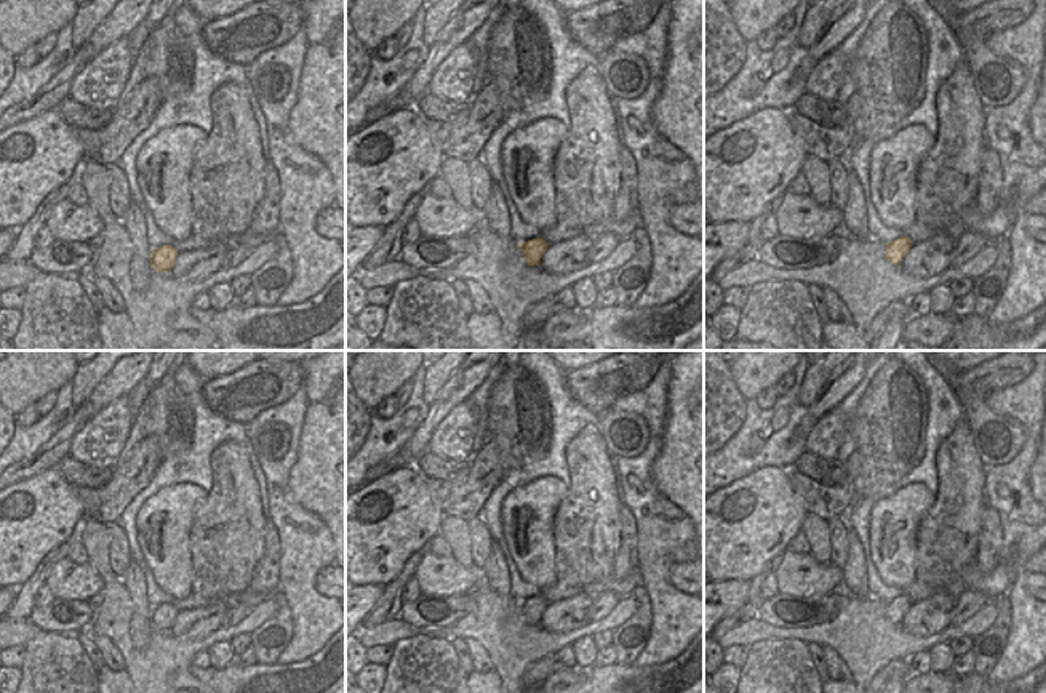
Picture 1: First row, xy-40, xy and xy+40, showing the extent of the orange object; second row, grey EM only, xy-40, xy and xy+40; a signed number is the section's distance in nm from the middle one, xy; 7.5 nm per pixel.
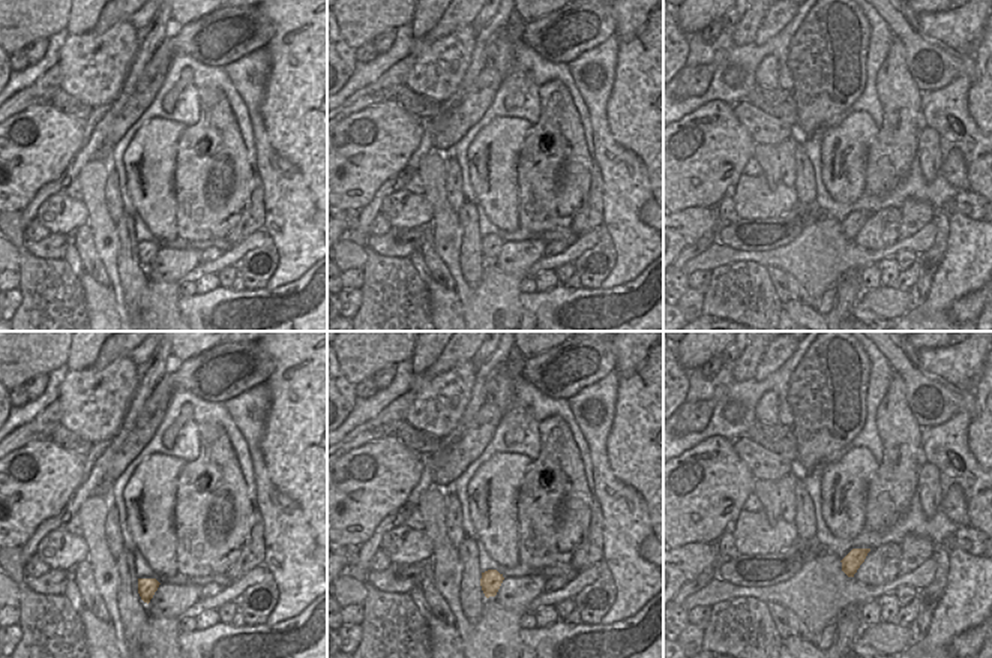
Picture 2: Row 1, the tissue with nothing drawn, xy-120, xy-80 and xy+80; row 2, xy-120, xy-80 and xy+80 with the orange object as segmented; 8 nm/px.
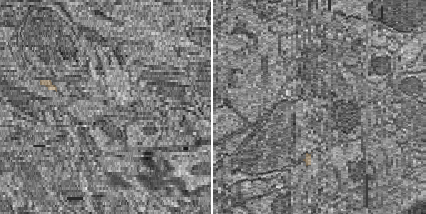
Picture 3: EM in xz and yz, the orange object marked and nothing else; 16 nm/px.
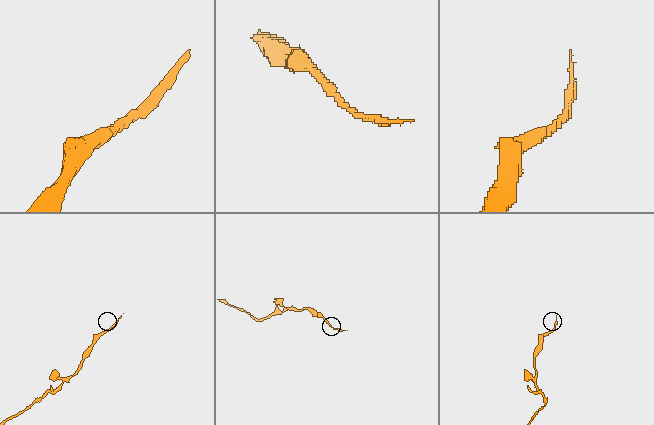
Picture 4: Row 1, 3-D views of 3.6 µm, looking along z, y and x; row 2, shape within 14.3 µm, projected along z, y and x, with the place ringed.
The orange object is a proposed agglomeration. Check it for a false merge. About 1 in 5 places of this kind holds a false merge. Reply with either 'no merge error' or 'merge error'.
no merge error

